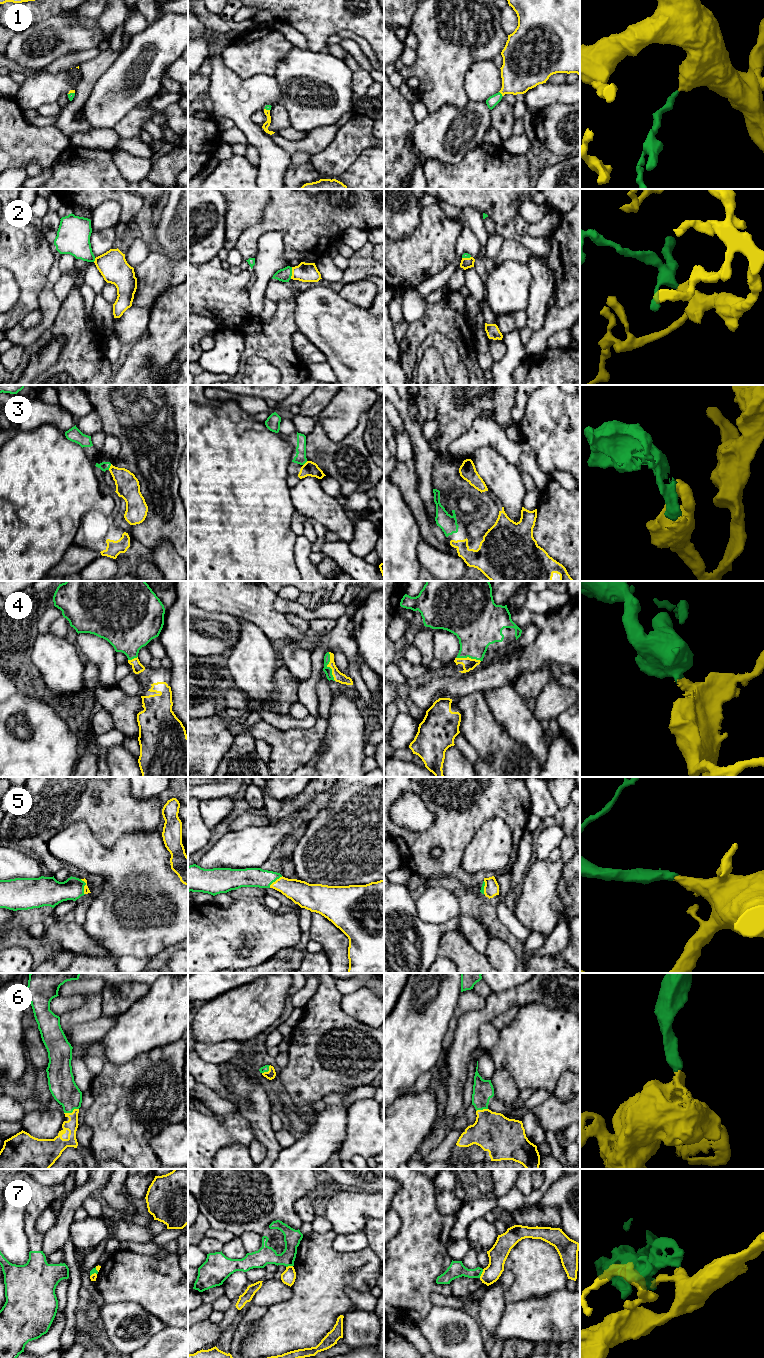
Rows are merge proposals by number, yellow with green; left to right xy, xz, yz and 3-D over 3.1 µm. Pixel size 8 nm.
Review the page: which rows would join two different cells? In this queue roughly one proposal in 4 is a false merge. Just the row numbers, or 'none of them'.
7

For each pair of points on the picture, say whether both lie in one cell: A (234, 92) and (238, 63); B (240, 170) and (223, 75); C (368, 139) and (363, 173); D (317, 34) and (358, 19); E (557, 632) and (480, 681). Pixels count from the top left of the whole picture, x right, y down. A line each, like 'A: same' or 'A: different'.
A: different
B: different
C: different
D: same
E: same

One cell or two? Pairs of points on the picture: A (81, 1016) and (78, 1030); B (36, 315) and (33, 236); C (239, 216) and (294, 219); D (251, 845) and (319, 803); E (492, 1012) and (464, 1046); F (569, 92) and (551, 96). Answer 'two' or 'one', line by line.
A: two
B: two
C: two
D: one
E: one
F: one

